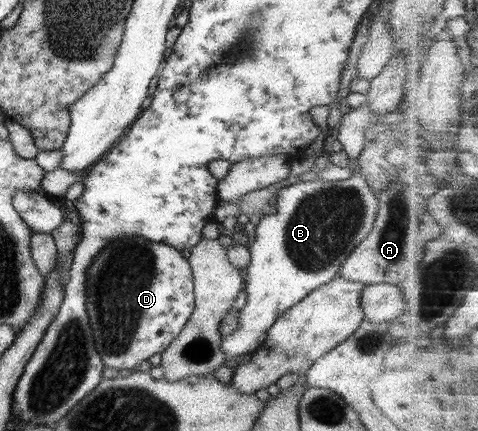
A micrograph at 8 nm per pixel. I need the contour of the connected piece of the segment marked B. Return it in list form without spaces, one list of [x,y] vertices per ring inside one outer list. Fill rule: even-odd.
[[[357,165],[352,167],[352,174],[348,179],[299,180],[294,184],[284,184],[273,199],[271,208],[264,212],[264,216],[258,222],[253,244],[248,247],[251,260],[249,266],[245,268],[244,283],[244,291],[247,292],[248,298],[246,306],[240,310],[241,326],[234,331],[234,334],[223,337],[221,347],[227,354],[226,358],[236,359],[240,354],[252,354],[263,343],[262,340],[266,338],[268,329],[279,316],[304,300],[320,286],[328,284],[333,278],[339,276],[340,267],[372,231],[378,205],[375,193],[362,178]]]

